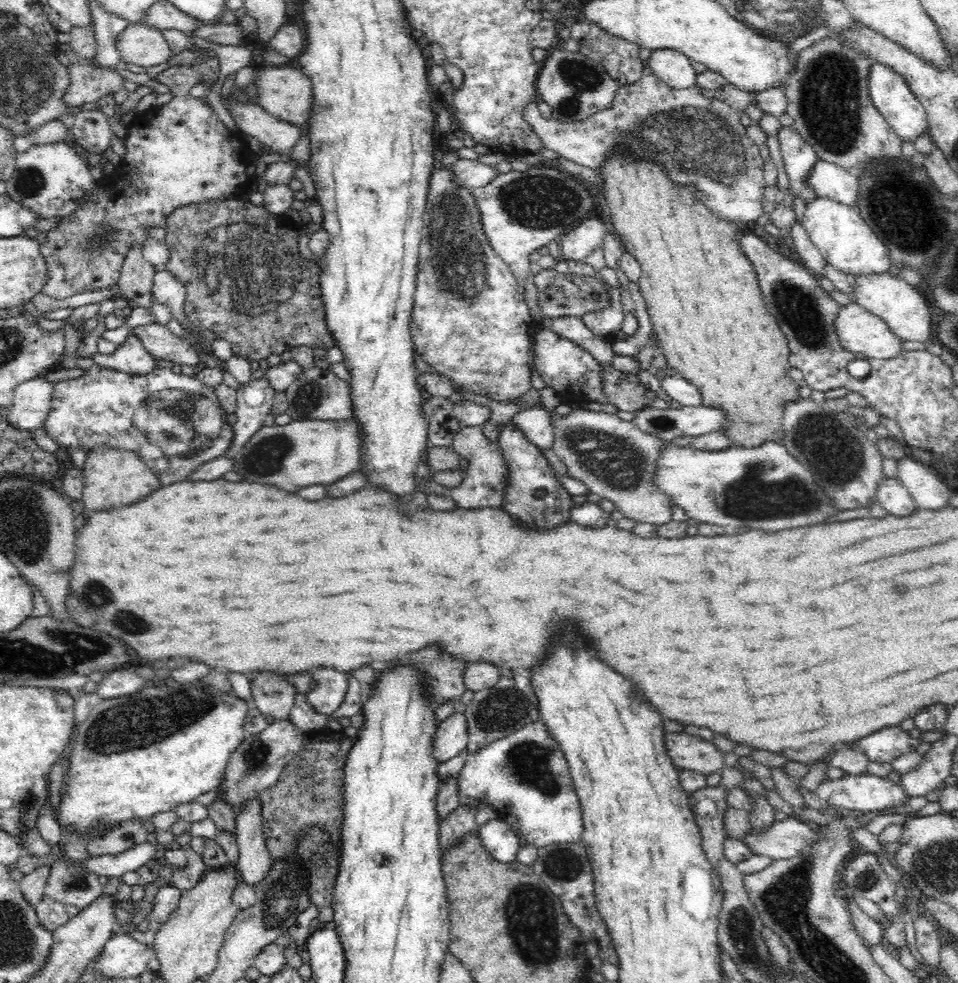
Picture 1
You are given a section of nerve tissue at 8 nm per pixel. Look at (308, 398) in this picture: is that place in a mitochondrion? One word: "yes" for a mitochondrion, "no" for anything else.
yes

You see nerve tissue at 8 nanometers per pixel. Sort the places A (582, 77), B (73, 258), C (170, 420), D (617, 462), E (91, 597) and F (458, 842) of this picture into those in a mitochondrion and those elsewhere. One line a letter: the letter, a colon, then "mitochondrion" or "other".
A: mitochondrion
B: mitochondrion
C: mitochondrion
D: mitochondrion
E: mitochondrion
F: other

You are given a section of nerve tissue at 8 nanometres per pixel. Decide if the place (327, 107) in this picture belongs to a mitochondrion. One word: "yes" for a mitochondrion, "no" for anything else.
yes

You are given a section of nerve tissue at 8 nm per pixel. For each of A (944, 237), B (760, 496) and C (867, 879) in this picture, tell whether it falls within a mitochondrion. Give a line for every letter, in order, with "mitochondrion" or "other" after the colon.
A: mitochondrion
B: mitochondrion
C: mitochondrion

